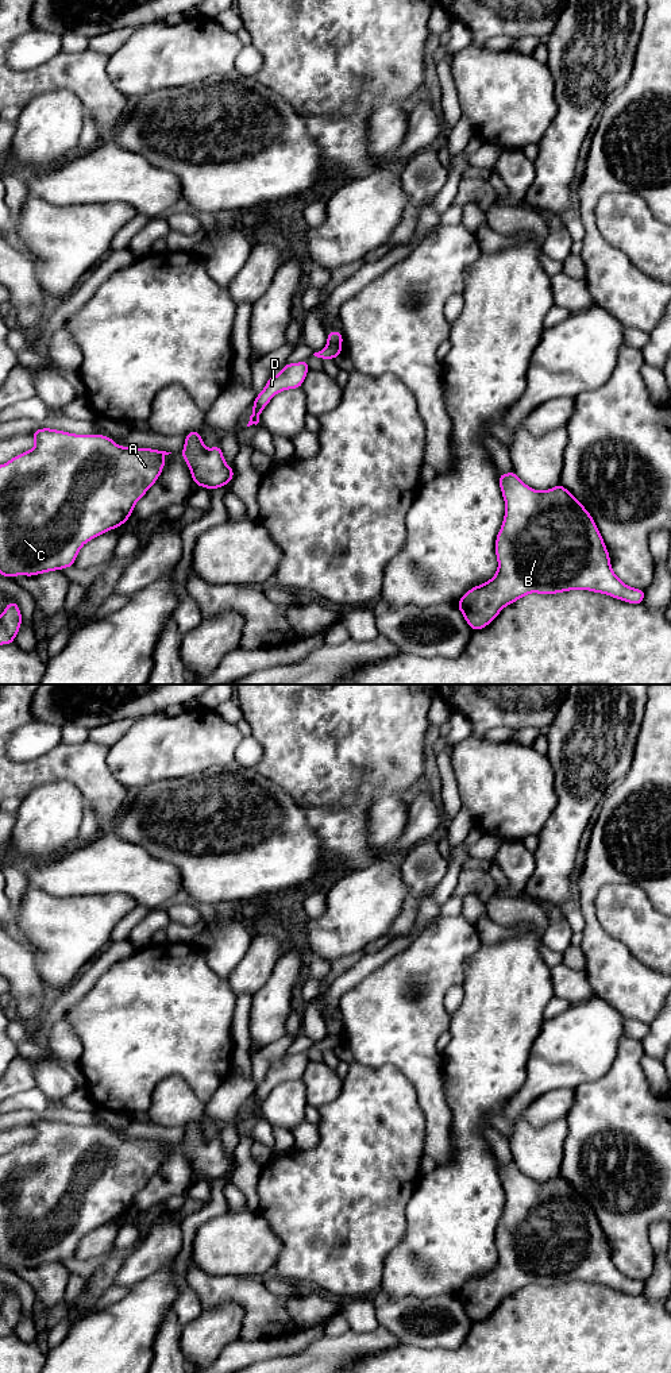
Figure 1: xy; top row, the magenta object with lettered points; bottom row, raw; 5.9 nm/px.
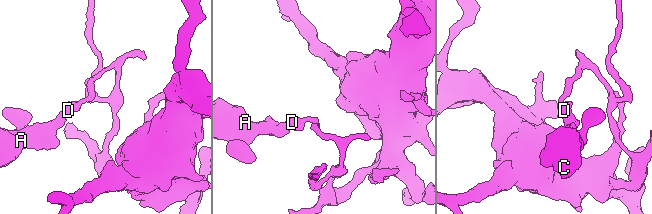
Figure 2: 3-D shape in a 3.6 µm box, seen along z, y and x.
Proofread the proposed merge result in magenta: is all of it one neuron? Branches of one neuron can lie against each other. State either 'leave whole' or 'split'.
split

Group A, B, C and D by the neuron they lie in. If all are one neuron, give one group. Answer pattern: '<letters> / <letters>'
A C D / B

